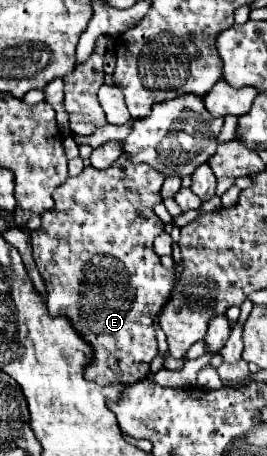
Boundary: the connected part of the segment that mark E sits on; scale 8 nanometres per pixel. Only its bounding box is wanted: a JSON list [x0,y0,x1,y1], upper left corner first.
[30,155,174,385]

